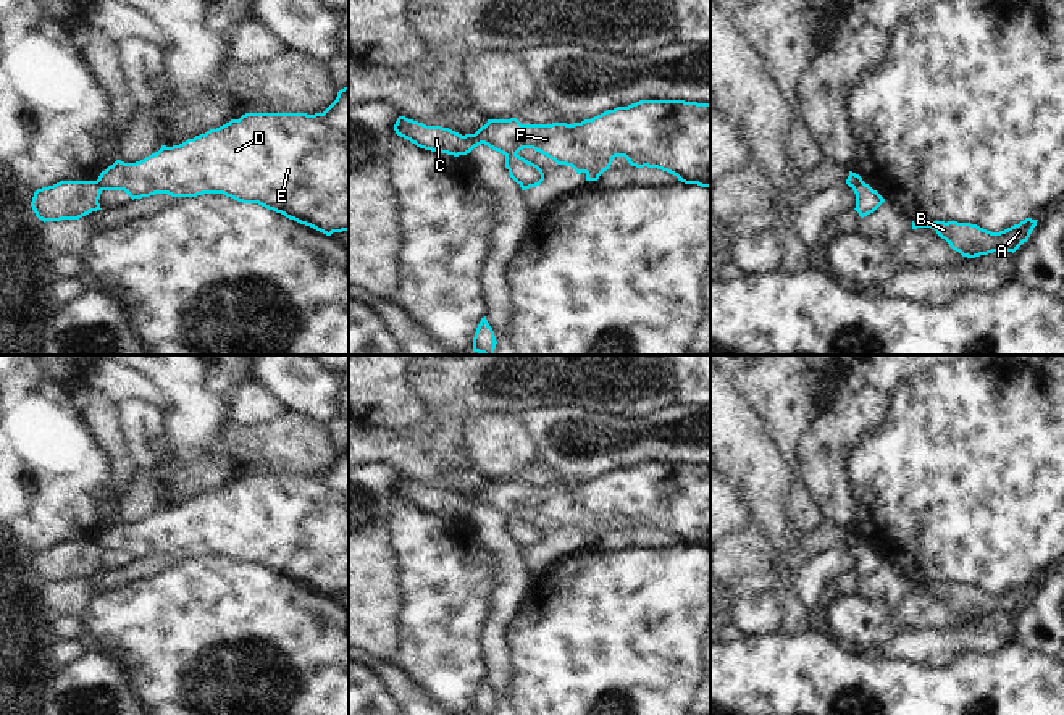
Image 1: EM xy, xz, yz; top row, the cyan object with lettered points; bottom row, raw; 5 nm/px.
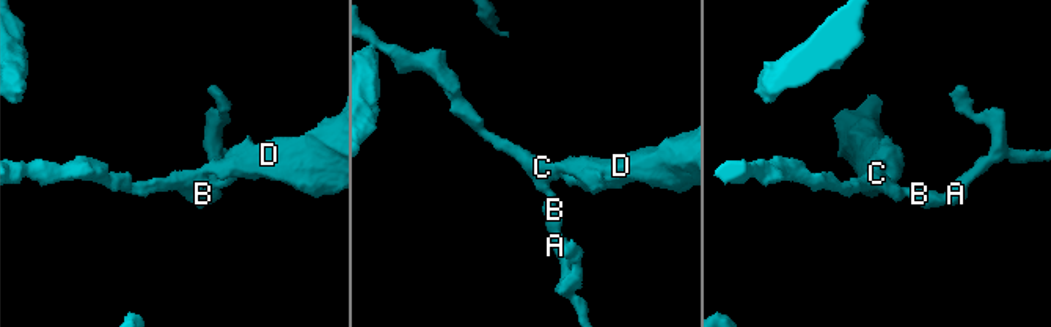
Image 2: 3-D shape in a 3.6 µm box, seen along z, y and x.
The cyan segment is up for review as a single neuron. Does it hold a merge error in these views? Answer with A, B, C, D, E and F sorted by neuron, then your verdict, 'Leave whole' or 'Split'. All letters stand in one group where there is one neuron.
Groups: A B C / D E F. Split

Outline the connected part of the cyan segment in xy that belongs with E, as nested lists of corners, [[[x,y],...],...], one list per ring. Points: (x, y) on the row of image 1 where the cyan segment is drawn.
[[[349,86],[323,113],[245,113],[179,145],[161,147],[140,161],[116,160],[100,173],[97,182],[103,190],[124,190],[132,200],[155,194],[223,194],[242,203],[258,203],[326,236],[349,231]]]

